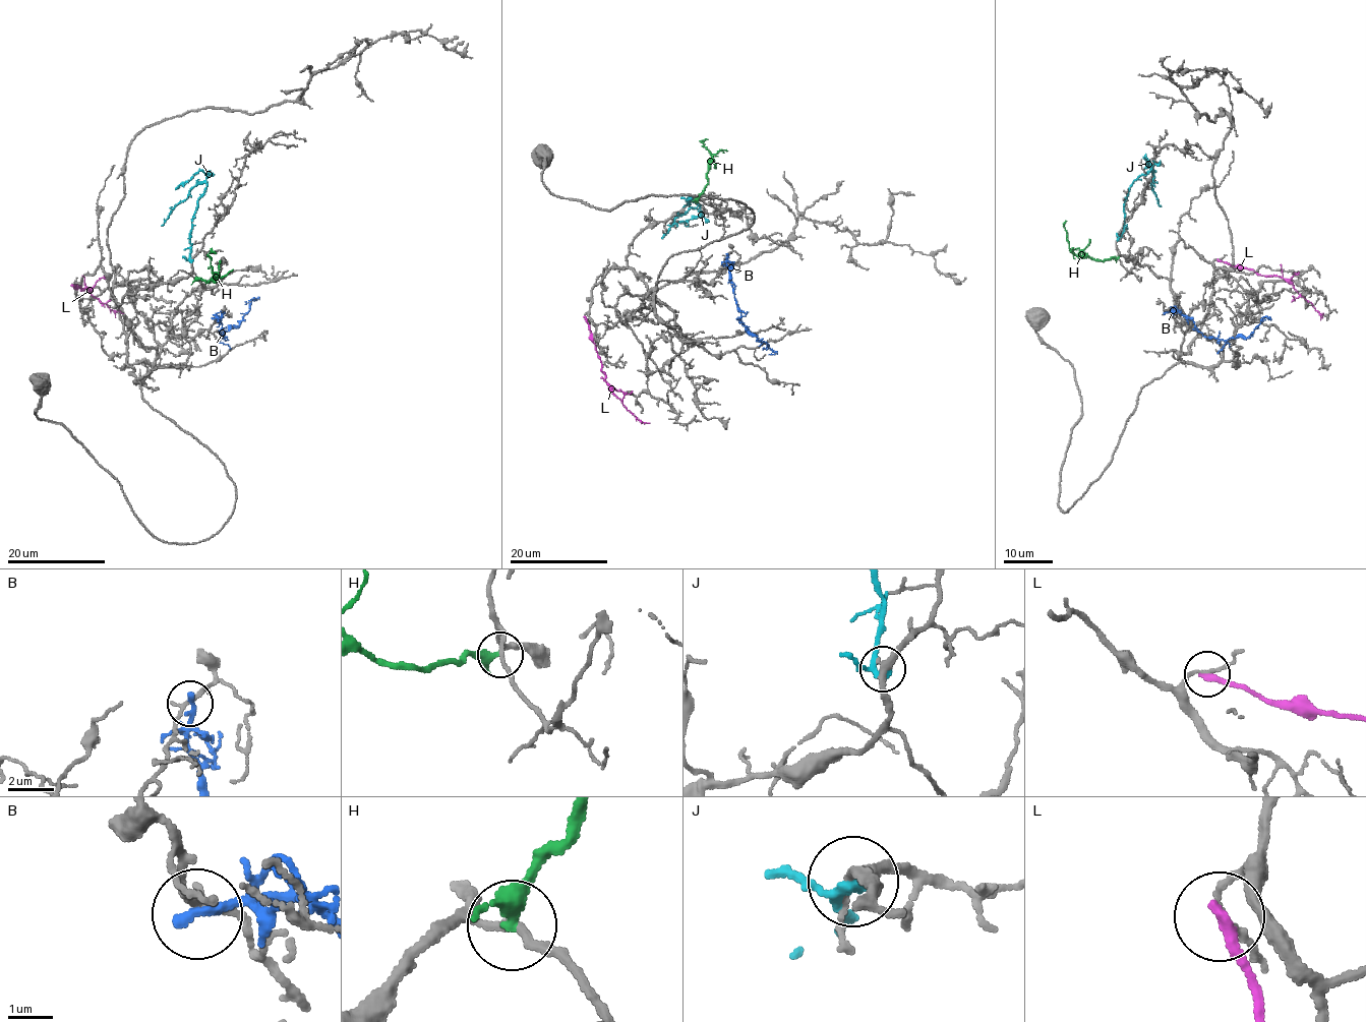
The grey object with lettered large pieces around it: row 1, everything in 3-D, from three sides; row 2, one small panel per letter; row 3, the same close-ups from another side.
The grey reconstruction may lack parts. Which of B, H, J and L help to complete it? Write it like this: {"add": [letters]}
{"add": []}

